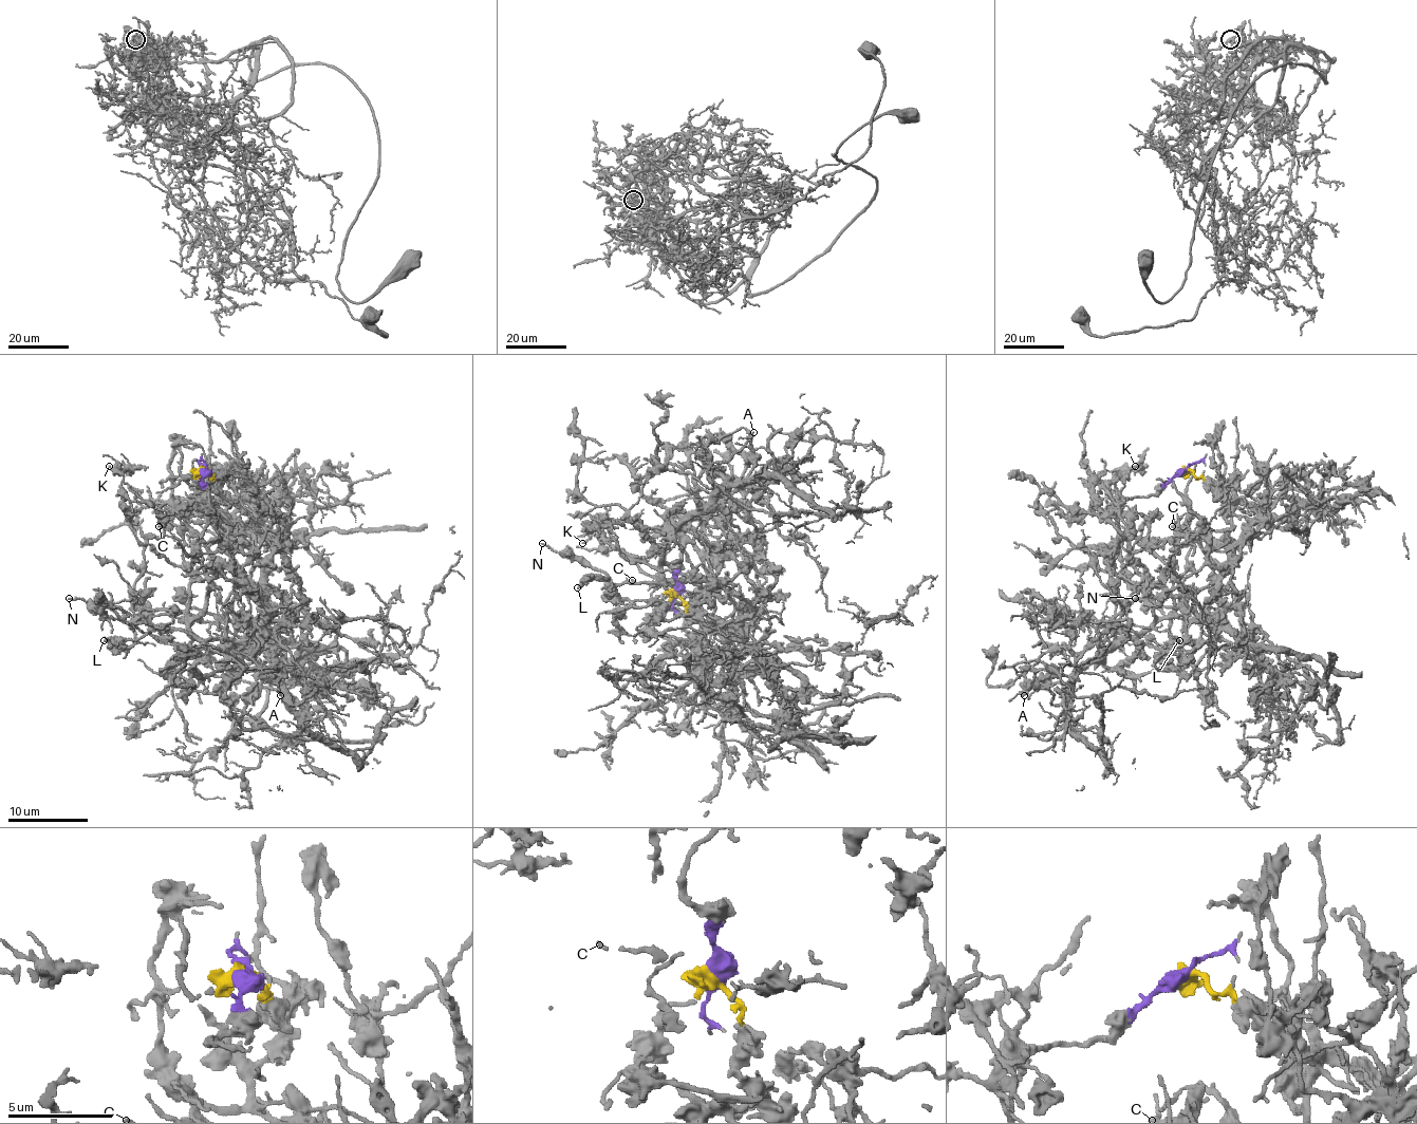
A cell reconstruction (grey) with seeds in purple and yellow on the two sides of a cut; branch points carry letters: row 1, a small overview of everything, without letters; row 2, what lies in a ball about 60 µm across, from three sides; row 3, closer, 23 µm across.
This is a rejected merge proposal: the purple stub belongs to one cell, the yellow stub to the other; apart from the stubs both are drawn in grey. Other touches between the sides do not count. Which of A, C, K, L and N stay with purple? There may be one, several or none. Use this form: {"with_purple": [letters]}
{"with_purple": ["A", "C", "K", "L", "N"]}

